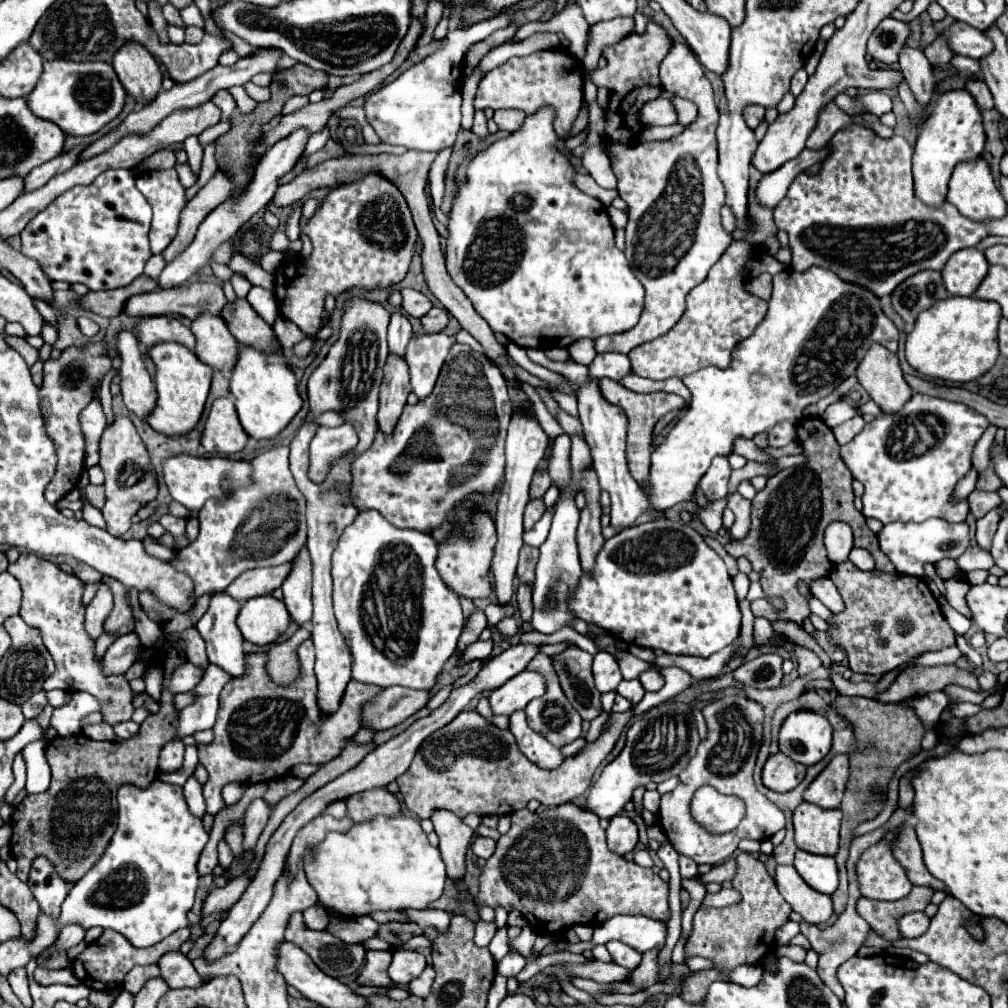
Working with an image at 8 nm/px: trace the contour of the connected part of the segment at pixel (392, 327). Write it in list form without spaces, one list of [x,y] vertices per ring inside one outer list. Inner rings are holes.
[[[393,314],[389,324],[389,352],[395,356],[405,356],[405,348],[411,340],[411,324],[403,314]]]

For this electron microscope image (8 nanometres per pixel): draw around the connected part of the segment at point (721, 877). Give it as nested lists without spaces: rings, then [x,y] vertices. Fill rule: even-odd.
[[[731,858],[731,860],[727,860],[727,862],[723,862],[723,864],[717,864],[711,872],[701,874],[701,876],[699,876],[699,880],[701,880],[703,884],[709,884],[709,882],[723,884],[725,880],[731,880],[731,878],[733,878],[733,874],[735,874],[735,860]]]

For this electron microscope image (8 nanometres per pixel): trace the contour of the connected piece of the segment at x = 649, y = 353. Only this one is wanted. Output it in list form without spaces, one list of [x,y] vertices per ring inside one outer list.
[[[731,242],[731,246],[709,272],[709,278],[689,292],[687,310],[681,322],[677,322],[677,326],[669,334],[655,338],[649,344],[641,344],[629,352],[633,374],[649,380],[665,380],[671,376],[683,378],[685,374],[693,374],[707,366],[729,366],[733,348],[753,334],[767,312],[767,302],[751,296],[743,288],[745,280],[741,276],[741,270],[751,260],[751,254],[751,244]]]

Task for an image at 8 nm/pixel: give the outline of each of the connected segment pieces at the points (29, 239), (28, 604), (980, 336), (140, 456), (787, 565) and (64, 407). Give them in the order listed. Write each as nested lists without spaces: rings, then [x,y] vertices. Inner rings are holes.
[[[107,170],[93,184],[71,188],[55,198],[45,210],[41,210],[21,232],[21,252],[41,264],[45,274],[53,280],[81,282],[89,290],[113,290],[129,286],[143,274],[143,266],[151,256],[149,250],[149,224],[151,206],[135,186],[135,176],[129,170]]]
[[[21,554],[17,562],[9,564],[9,572],[21,582],[23,604],[19,616],[33,628],[41,630],[43,642],[55,660],[55,672],[45,680],[45,690],[61,688],[65,692],[89,692],[103,706],[103,722],[115,726],[131,720],[133,692],[125,676],[105,678],[101,674],[101,660],[95,660],[95,640],[91,640],[83,628],[85,608],[81,606],[81,594],[85,584],[71,574],[65,574],[57,564],[43,560],[35,554]]]
[[[949,296],[917,316],[915,328],[907,334],[905,356],[911,368],[923,376],[969,382],[985,374],[999,356],[997,326],[1001,308],[995,302],[977,300],[975,296]]]
[[[115,416],[115,422],[105,428],[101,436],[101,462],[105,472],[105,506],[103,518],[107,522],[107,532],[113,536],[123,536],[131,528],[131,518],[149,502],[157,498],[157,474],[151,468],[149,454],[137,434],[137,430],[127,416]]]
[[[803,418],[797,426],[797,438],[803,444],[803,454],[809,458],[809,464],[803,466],[803,472],[779,472],[767,480],[767,486],[757,492],[751,508],[751,528],[749,536],[743,540],[731,540],[725,544],[725,550],[733,558],[745,556],[753,570],[759,574],[761,588],[767,596],[781,596],[787,602],[785,620],[803,626],[805,618],[809,618],[809,596],[811,582],[819,578],[827,578],[833,562],[827,556],[823,536],[827,524],[841,520],[847,522],[853,530],[853,546],[865,548],[875,558],[875,568],[881,572],[895,572],[889,558],[879,548],[877,536],[865,524],[865,518],[853,506],[853,490],[851,490],[851,472],[843,464],[839,456],[839,444],[831,432],[819,418]],[[799,582],[805,582],[809,588],[809,596],[799,592]]]
[[[103,342],[89,344],[87,348],[71,348],[63,352],[59,360],[45,362],[45,380],[39,392],[41,412],[45,418],[45,432],[53,440],[57,450],[57,470],[45,490],[45,498],[51,504],[61,500],[79,482],[79,474],[83,472],[83,456],[85,456],[85,440],[79,426],[79,412],[91,402],[95,386],[99,386],[99,382],[109,370],[111,370],[111,360],[105,354]]]

